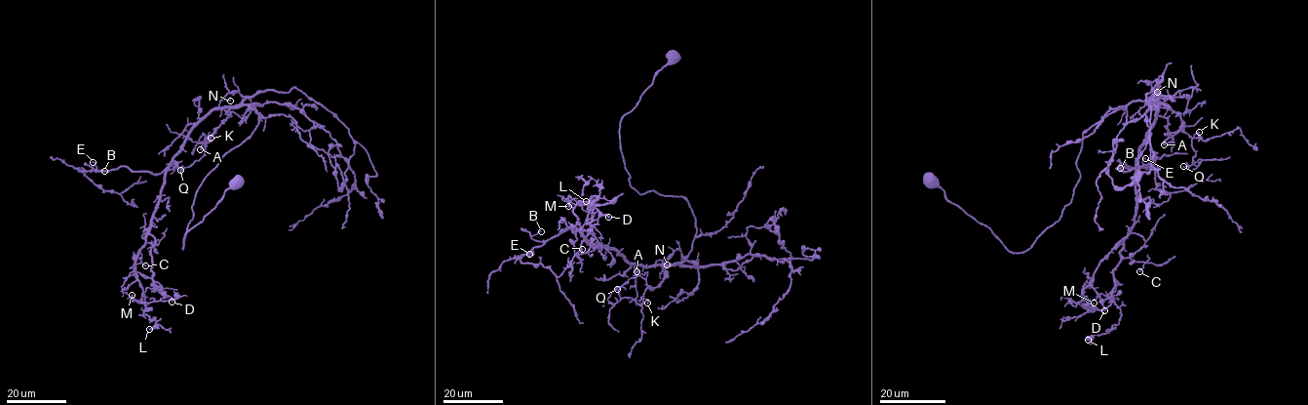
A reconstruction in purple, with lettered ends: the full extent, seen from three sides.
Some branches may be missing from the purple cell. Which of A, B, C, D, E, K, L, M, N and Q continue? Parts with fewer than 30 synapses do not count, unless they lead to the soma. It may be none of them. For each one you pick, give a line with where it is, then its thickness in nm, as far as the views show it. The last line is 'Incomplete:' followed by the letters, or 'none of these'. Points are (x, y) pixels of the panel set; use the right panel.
D: Place: (1104, 310). Thickness 260 nm
Incomplete: D

